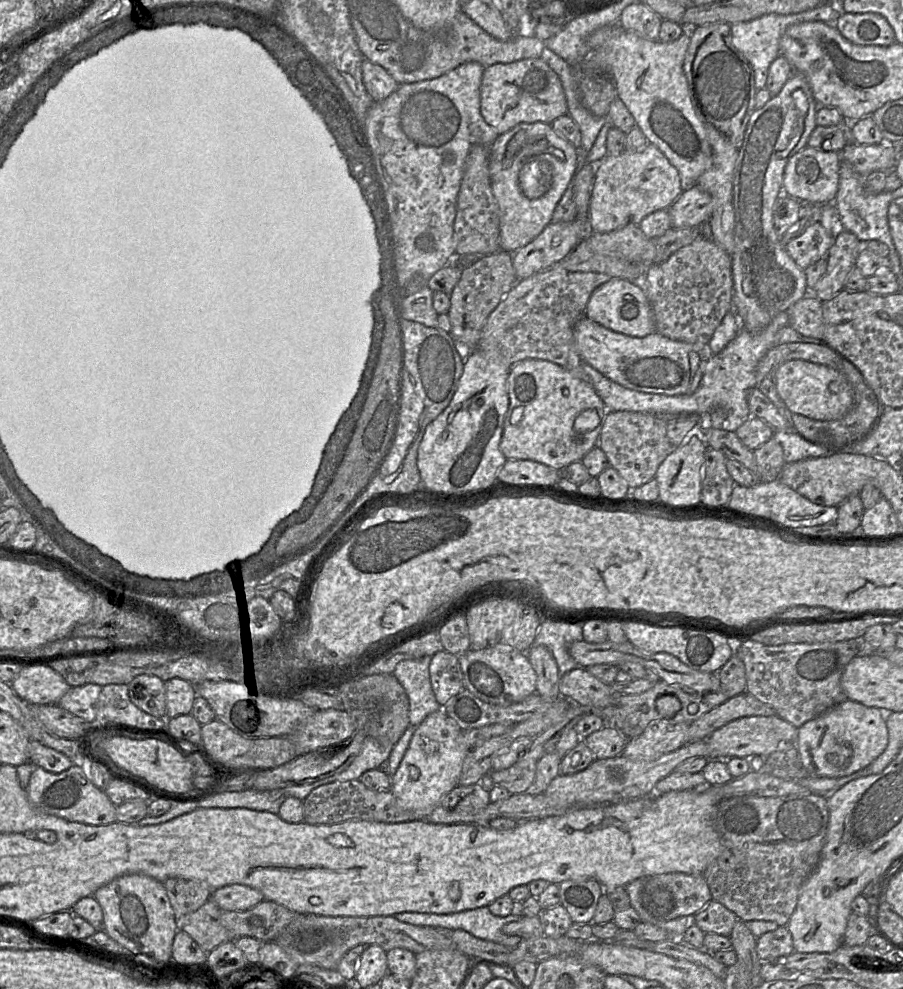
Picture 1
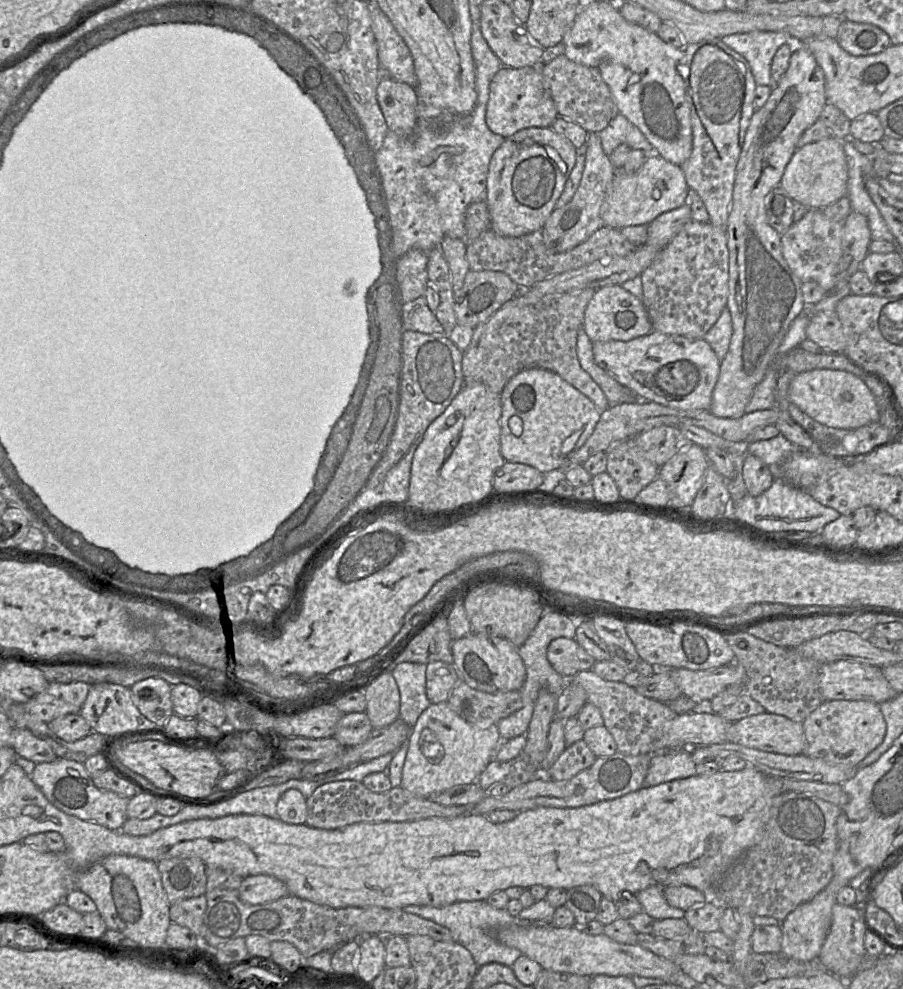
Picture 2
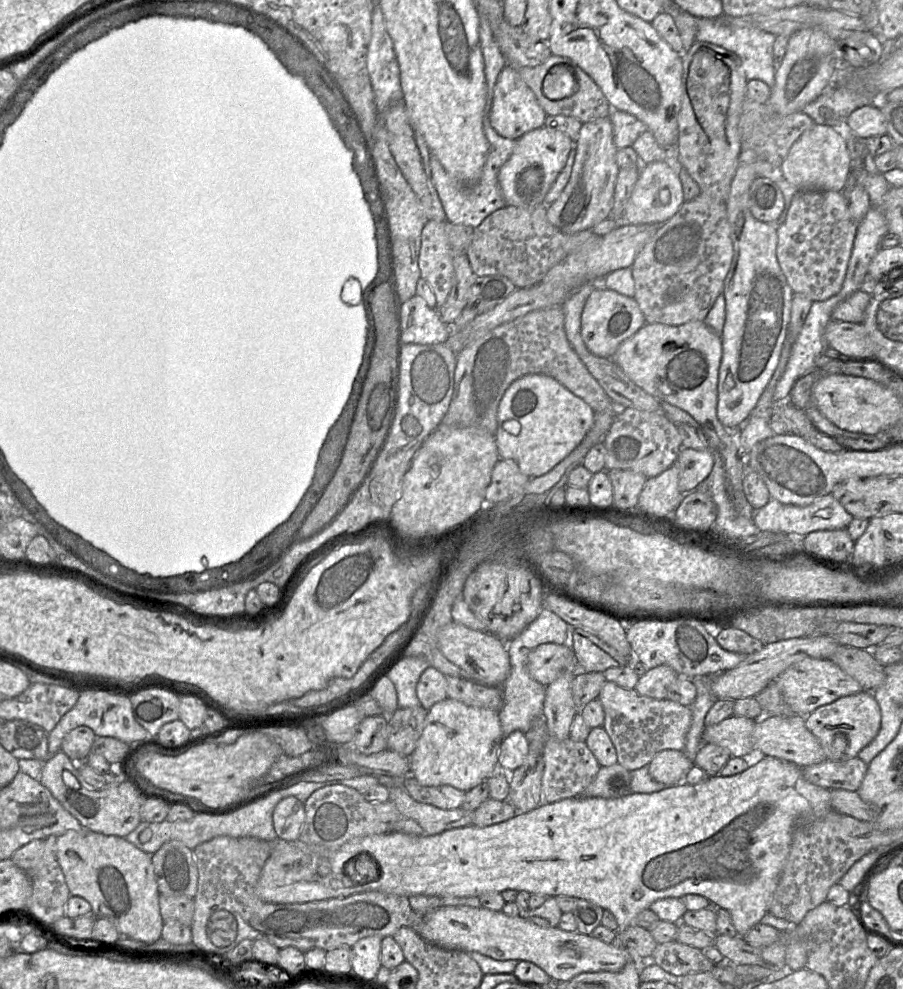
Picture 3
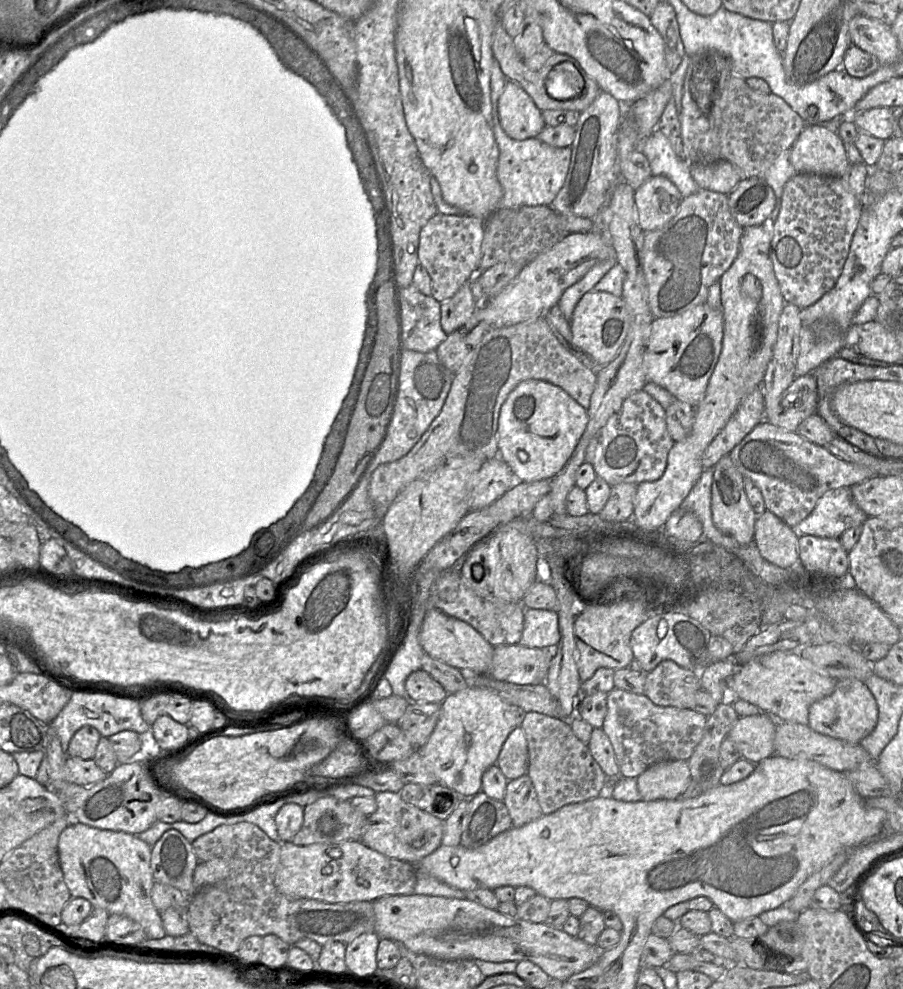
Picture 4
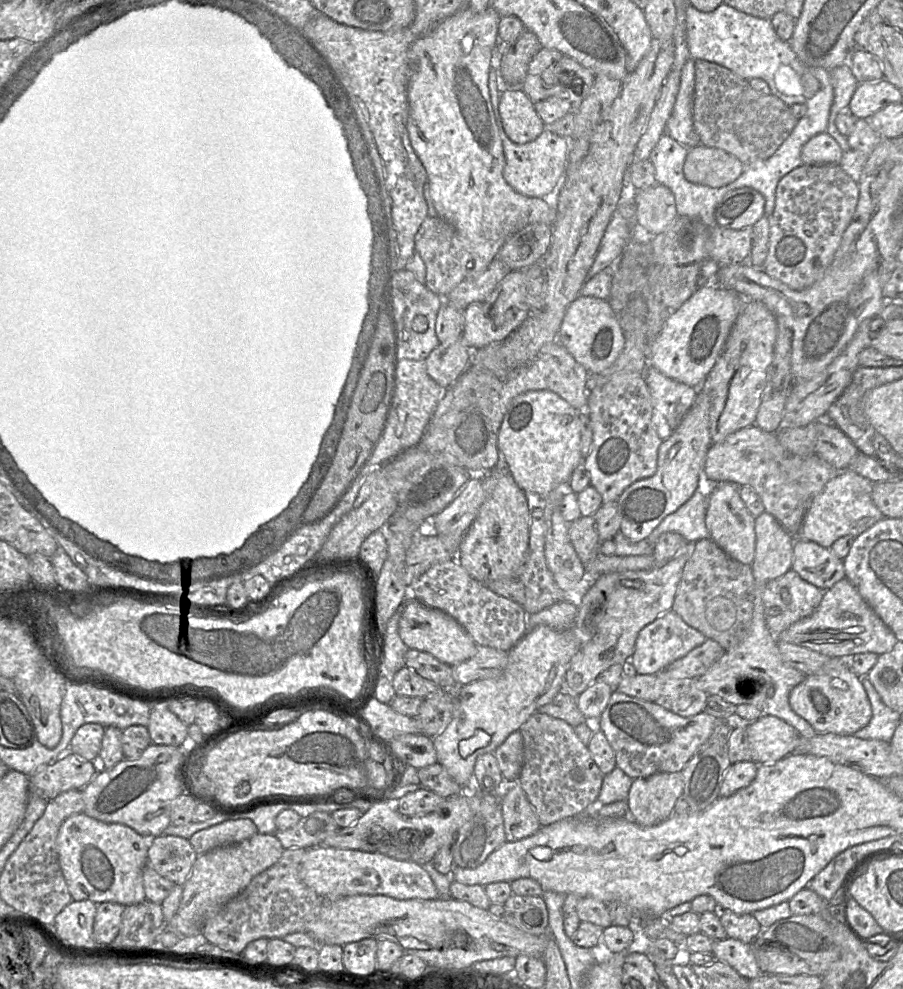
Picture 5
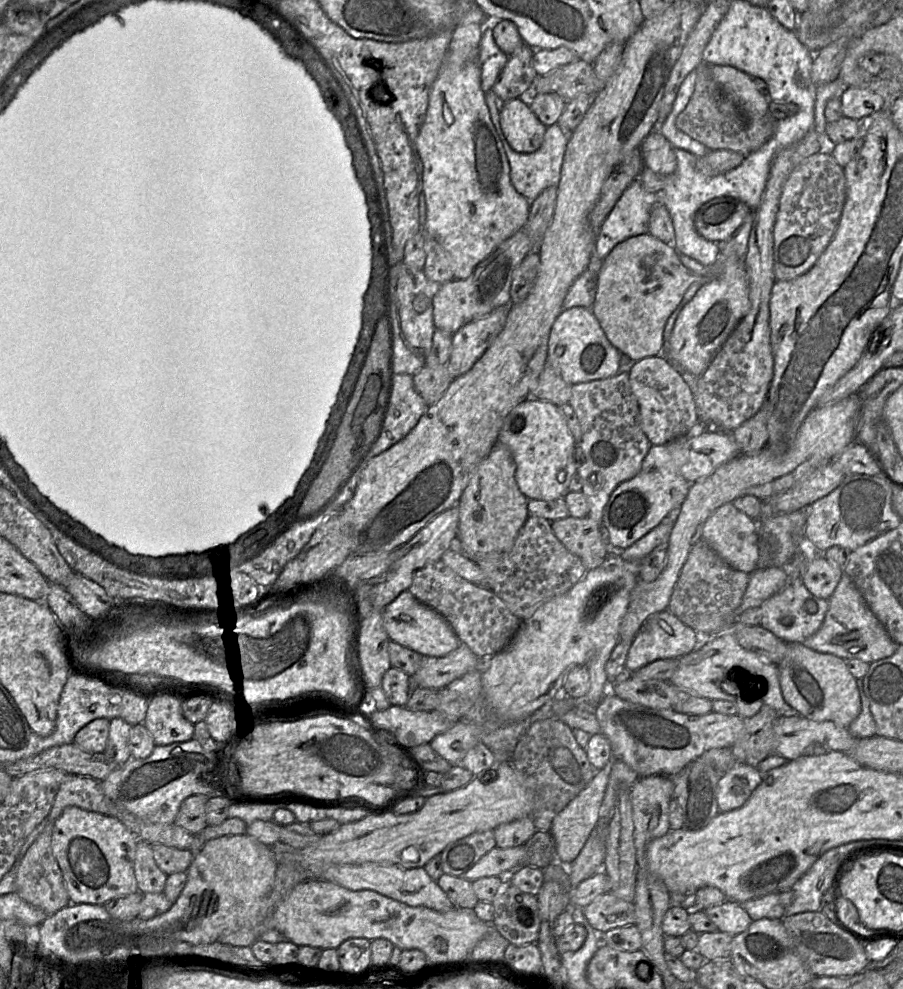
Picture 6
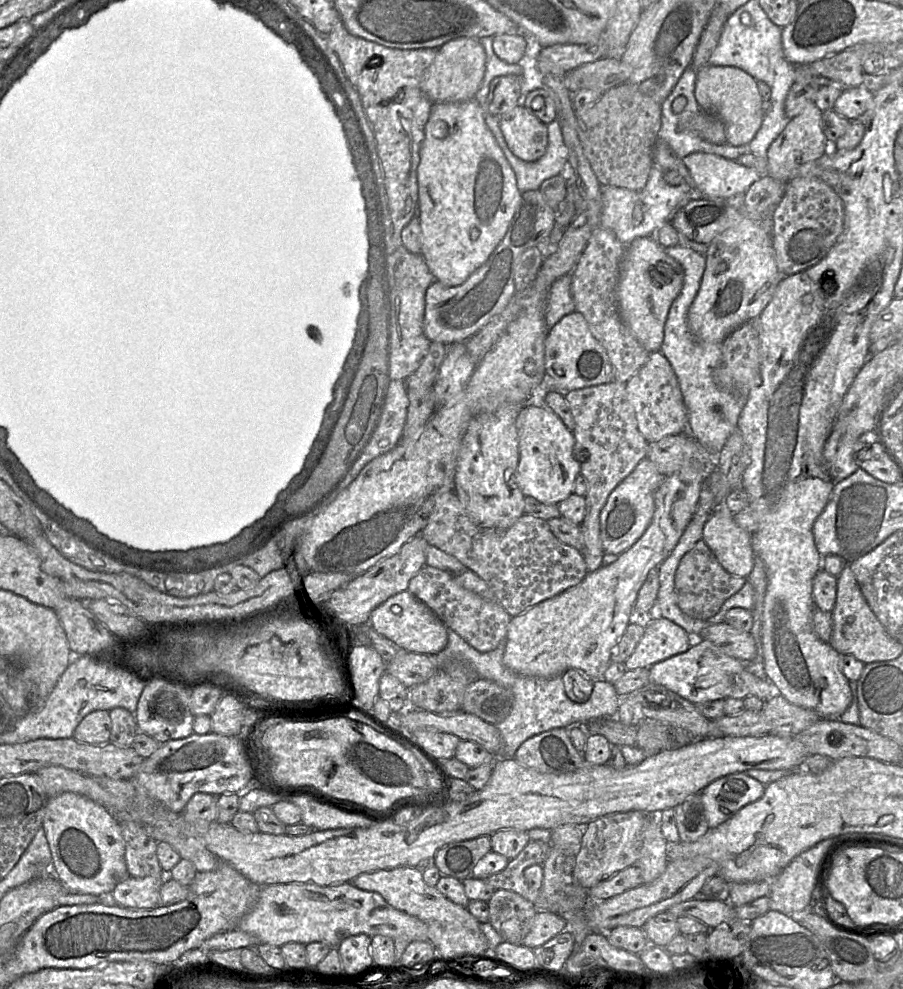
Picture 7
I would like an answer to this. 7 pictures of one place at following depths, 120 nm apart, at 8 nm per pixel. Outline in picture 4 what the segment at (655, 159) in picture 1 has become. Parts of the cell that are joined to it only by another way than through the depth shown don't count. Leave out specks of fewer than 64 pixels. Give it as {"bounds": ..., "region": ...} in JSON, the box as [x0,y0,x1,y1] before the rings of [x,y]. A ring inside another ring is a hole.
{"bounds":[634,175,682,232],"region":[[[651,175],[634,193],[637,220],[643,232],[654,231],[677,213],[682,196],[663,175]]]}

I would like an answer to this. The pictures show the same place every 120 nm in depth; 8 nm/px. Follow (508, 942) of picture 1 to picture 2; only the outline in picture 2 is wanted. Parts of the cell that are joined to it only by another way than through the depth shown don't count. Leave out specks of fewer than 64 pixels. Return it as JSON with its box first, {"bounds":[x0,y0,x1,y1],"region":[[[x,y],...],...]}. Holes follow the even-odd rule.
{"bounds":[403,900,522,967],"region":[[[486,900],[458,902],[442,907],[408,905],[403,907],[403,910],[449,929],[454,942],[459,943],[470,952],[478,967],[489,963],[499,963],[512,967],[514,962],[522,955],[518,949],[508,947],[496,938],[498,929],[513,924],[521,925],[519,917],[511,916],[506,909],[493,908]]]}

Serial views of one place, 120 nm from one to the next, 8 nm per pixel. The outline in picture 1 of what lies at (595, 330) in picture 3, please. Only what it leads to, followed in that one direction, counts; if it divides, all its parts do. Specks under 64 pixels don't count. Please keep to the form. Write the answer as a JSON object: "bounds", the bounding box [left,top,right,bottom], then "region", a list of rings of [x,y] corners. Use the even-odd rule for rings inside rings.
{"bounds":[585,279,655,337],"region":[[[611,279],[597,287],[588,300],[585,315],[613,332],[631,337],[645,337],[655,332],[653,314],[646,295],[626,279]]]}

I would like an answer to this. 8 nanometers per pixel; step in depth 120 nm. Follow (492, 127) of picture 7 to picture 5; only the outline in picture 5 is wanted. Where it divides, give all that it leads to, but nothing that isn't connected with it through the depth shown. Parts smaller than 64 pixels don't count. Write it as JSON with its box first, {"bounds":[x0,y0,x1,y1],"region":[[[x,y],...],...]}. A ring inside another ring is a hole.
{"bounds":[488,69,570,198],"region":[[[491,69],[488,76],[488,88],[499,136],[502,142],[505,166],[503,177],[507,184],[517,193],[527,197],[553,198],[552,193],[560,180],[564,177],[570,142],[545,128],[543,133],[534,141],[520,145],[513,143],[506,135],[499,112],[500,95],[504,90],[501,77],[496,69]]]}

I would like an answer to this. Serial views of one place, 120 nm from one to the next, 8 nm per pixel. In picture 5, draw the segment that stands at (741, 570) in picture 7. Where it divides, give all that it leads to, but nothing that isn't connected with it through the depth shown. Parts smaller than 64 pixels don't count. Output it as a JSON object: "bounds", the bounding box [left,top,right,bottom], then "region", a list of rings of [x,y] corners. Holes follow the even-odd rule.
{"bounds":[705,482,755,565],"region":[[[729,482],[711,485],[707,500],[705,524],[714,541],[725,553],[740,563],[751,565],[755,555],[755,518],[746,508],[739,487]]]}

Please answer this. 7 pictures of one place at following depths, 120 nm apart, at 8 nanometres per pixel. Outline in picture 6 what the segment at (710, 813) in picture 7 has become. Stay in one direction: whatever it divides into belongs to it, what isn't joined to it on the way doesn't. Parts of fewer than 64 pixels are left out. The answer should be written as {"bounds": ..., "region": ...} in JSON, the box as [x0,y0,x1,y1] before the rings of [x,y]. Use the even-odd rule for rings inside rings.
{"bounds":[717,763,762,812],"region":[[[735,763],[721,776],[717,784],[719,812],[729,812],[744,805],[761,781],[762,775],[756,766]]]}

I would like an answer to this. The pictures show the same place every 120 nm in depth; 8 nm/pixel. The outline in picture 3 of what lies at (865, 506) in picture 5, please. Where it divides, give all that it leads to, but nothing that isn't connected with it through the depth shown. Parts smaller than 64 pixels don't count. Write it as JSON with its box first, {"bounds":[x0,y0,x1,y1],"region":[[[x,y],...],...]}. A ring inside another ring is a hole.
{"bounds":[752,494,853,536],"region":[[[831,494],[820,497],[810,505],[804,507],[783,504],[770,498],[765,506],[753,509],[752,513],[752,520],[760,531],[797,536],[805,536],[819,530],[846,529],[853,518]]]}

